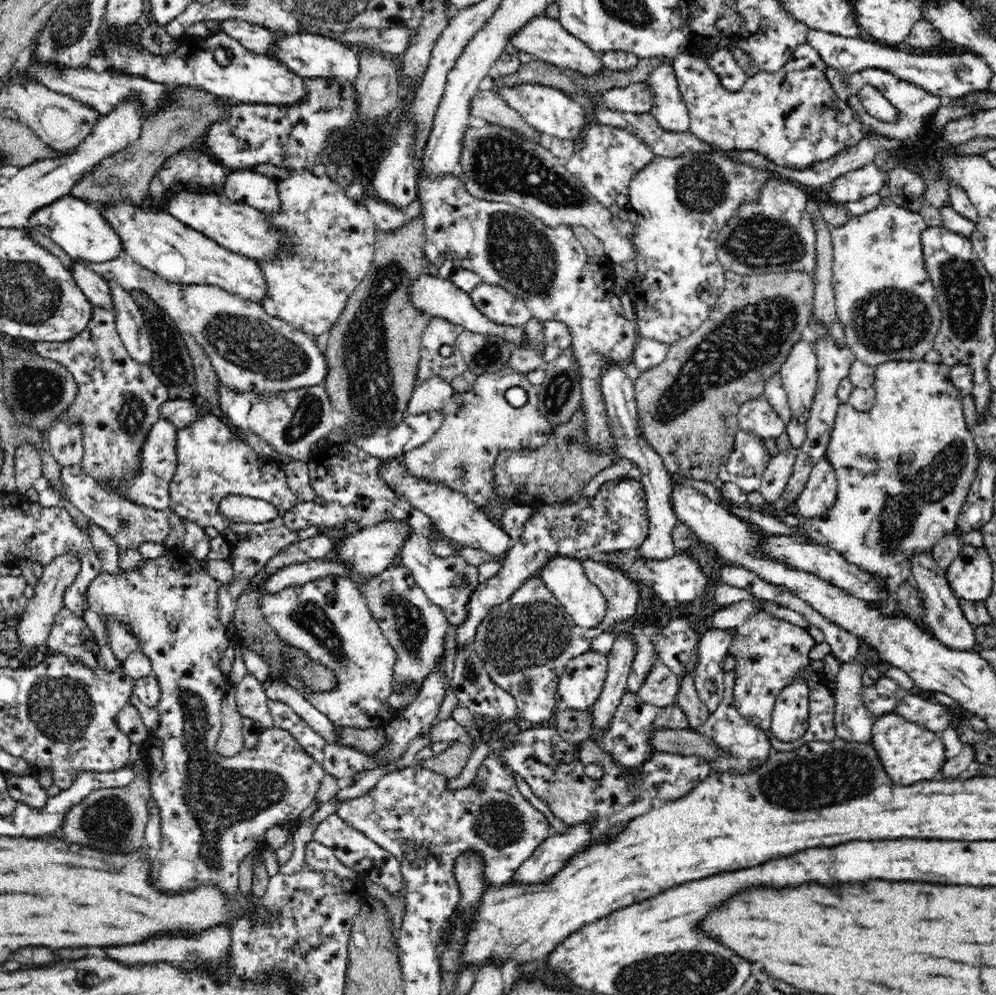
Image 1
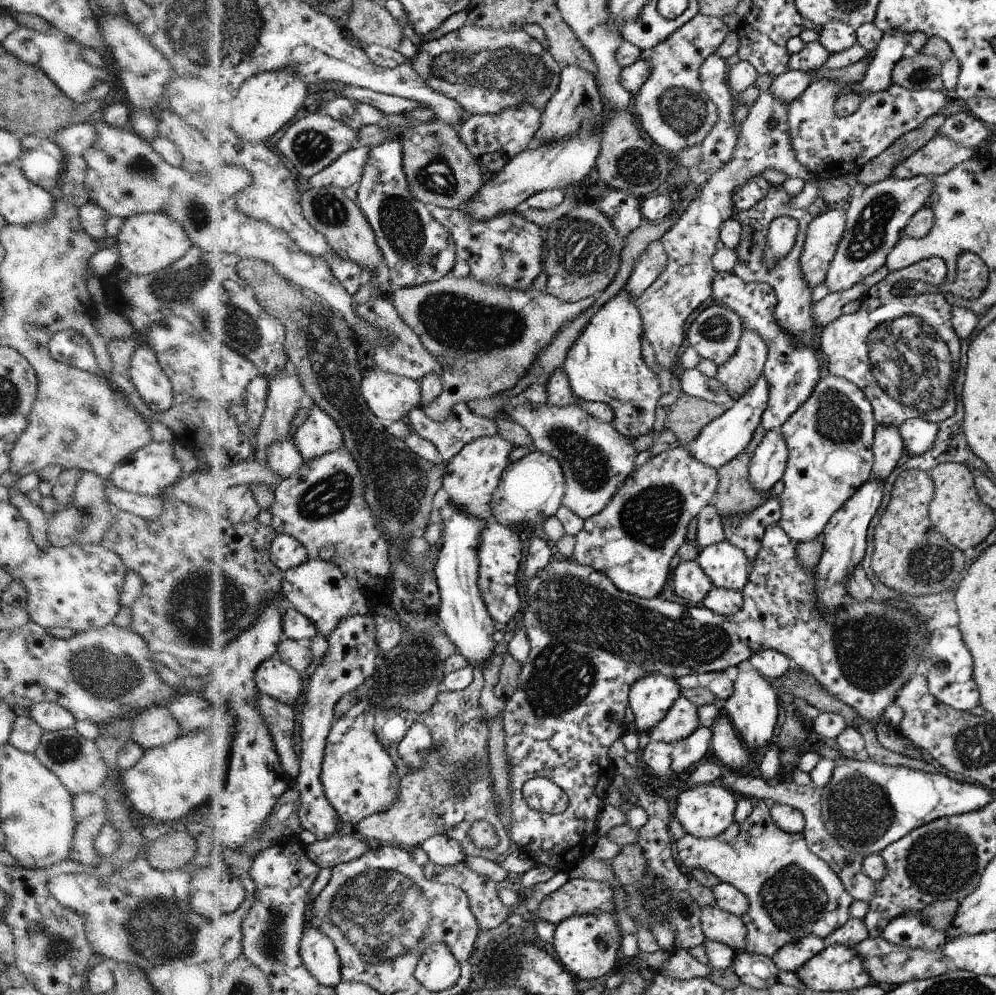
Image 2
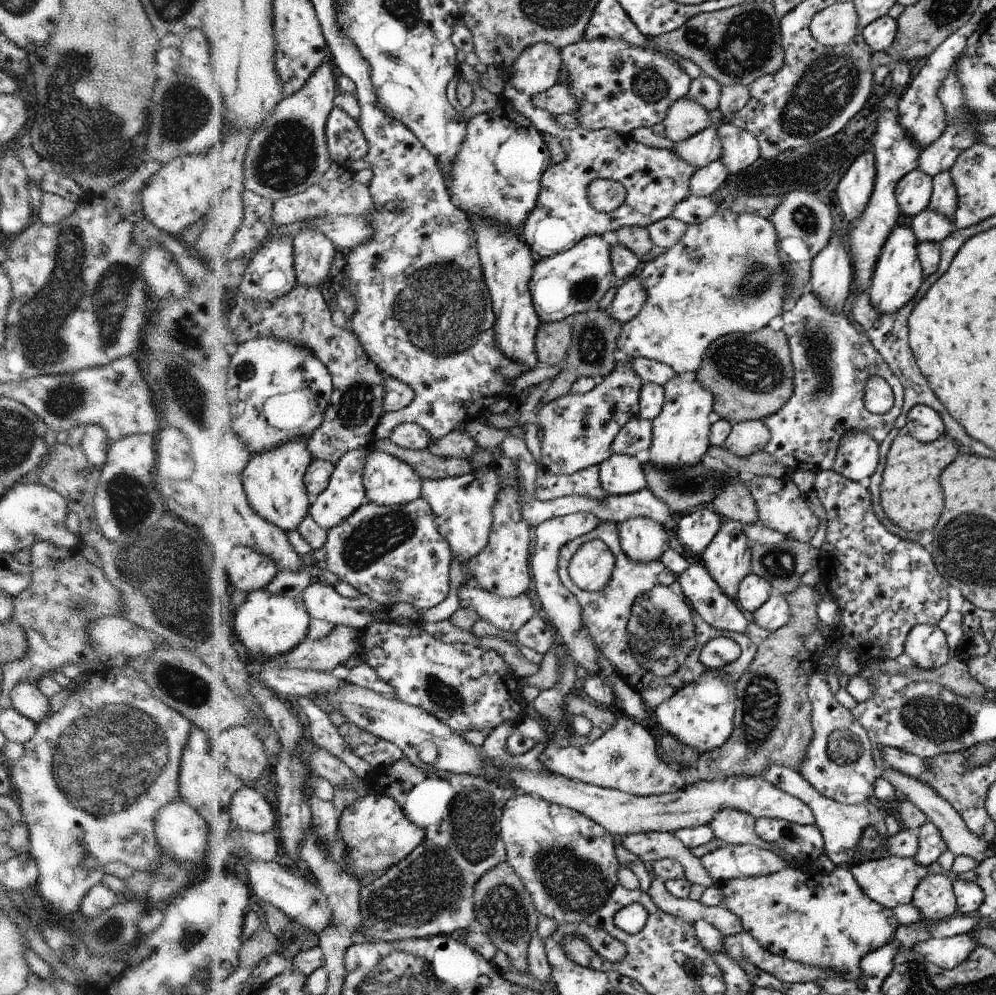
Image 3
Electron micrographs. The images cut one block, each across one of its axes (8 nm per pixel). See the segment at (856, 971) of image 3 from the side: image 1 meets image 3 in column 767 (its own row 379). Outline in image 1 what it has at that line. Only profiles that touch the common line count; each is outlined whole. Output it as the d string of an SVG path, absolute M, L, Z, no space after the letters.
M924 360L920 361L890 361L880 364L875 368L876 395L875 404L868 412L860 413L849 409L842 409L837 413L834 429L831 433L826 457L832 463L837 478L837 492L834 506L830 507L823 515L811 519L801 519L799 525L801 532L808 536L812 543L830 547L840 553L844 559L882 577L890 590L890 595L895 596L898 585L911 578L911 558L918 553L930 551L930 549L947 533L954 531L956 521L962 507L966 503L970 493L970 486L976 476L978 464L977 446L973 442L972 430L966 427L964 419L962 400L952 380L950 380L950 368L948 365L930 364Z

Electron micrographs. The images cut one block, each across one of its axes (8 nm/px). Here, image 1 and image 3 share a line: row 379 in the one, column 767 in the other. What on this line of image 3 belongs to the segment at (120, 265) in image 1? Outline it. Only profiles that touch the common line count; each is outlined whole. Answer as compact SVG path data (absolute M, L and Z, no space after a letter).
M719 206L715 214L705 222L688 225L683 238L680 238L675 246L666 249L666 252L660 254L657 258L654 257L653 261L648 262L642 272L638 274L638 282L646 288L647 302L644 302L643 310L639 311L638 316L622 325L617 346L618 354L630 356L634 360L648 358L668 364L680 376L694 375L703 365L704 354L707 353L707 349L712 345L712 342L716 341L716 338L724 337L726 334L757 332L760 328L767 326L772 318L784 314L784 298L788 294L788 288L786 288L788 278L781 274L779 249L779 236L776 234L775 226L770 222L770 219L762 218L756 214L734 214L734 211L730 210L728 206Z

